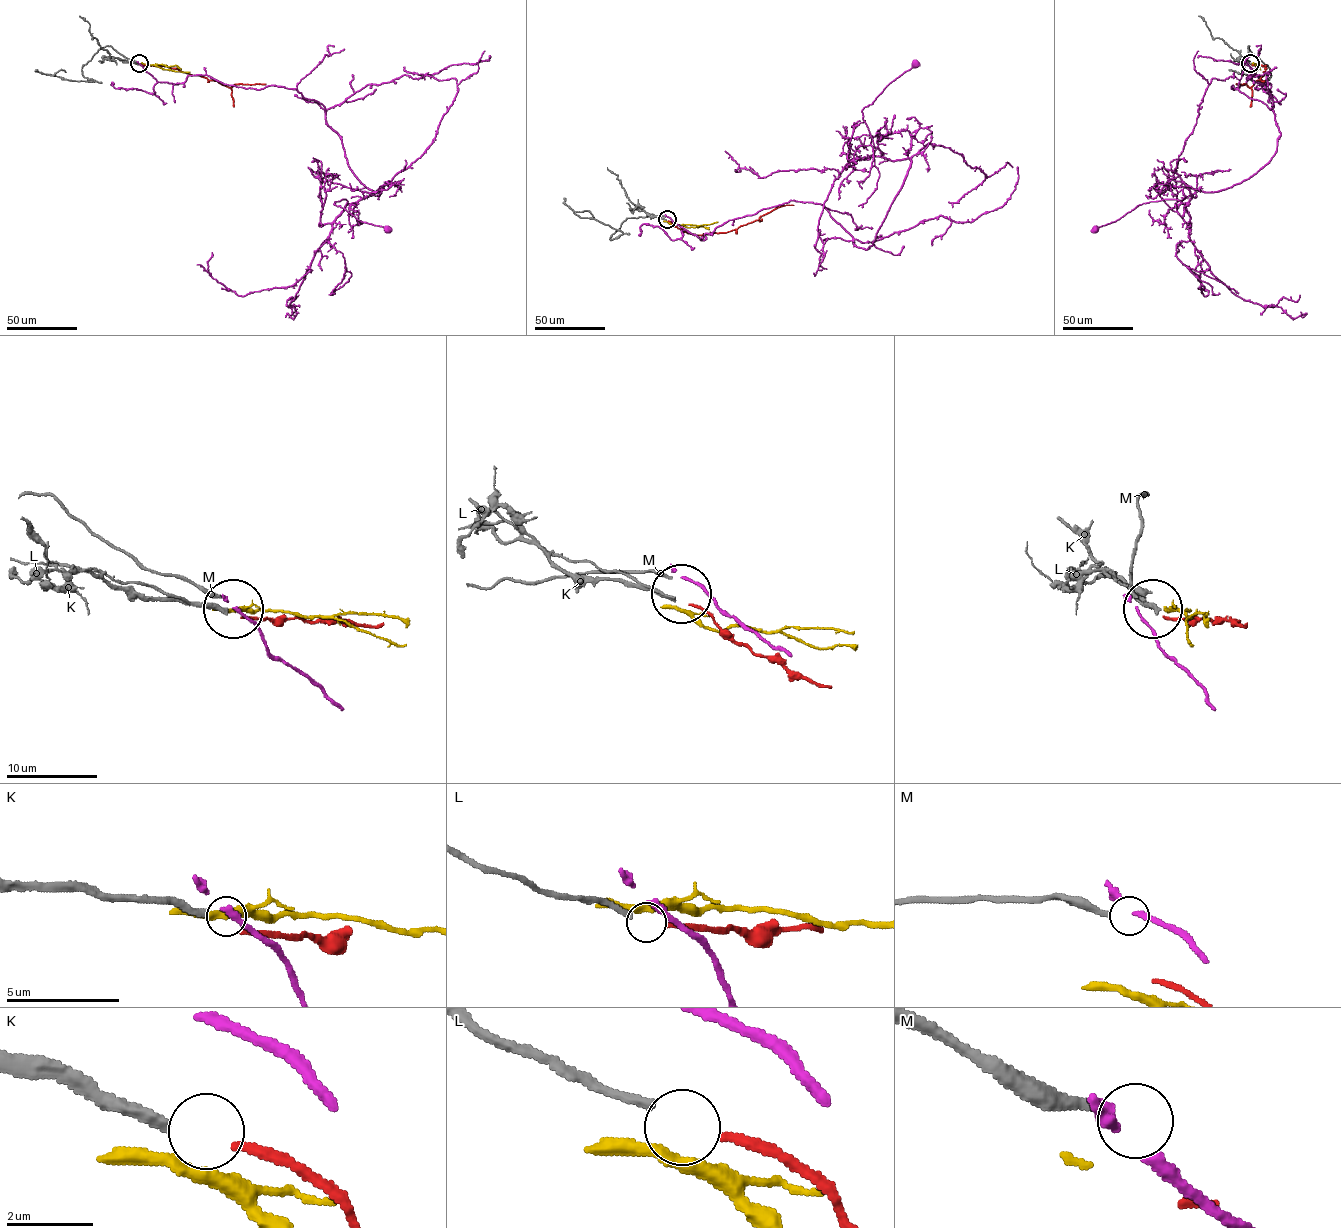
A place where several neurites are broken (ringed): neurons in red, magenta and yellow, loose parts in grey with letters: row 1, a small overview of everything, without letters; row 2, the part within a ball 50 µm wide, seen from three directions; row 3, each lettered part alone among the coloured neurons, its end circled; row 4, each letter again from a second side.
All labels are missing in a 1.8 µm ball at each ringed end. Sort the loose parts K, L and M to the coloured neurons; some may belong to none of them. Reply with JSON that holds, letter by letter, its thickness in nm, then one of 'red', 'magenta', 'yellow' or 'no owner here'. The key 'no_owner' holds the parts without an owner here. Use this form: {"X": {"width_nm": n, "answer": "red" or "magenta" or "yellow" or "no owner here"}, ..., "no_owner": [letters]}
{"K": {"width_nm": 280, "answer": "no owner here"}, "L": {"width_nm": 220, "answer": "red"}, "M": {"width_nm": 240, "answer": "magenta"}, "no_owner": ["K"]}

